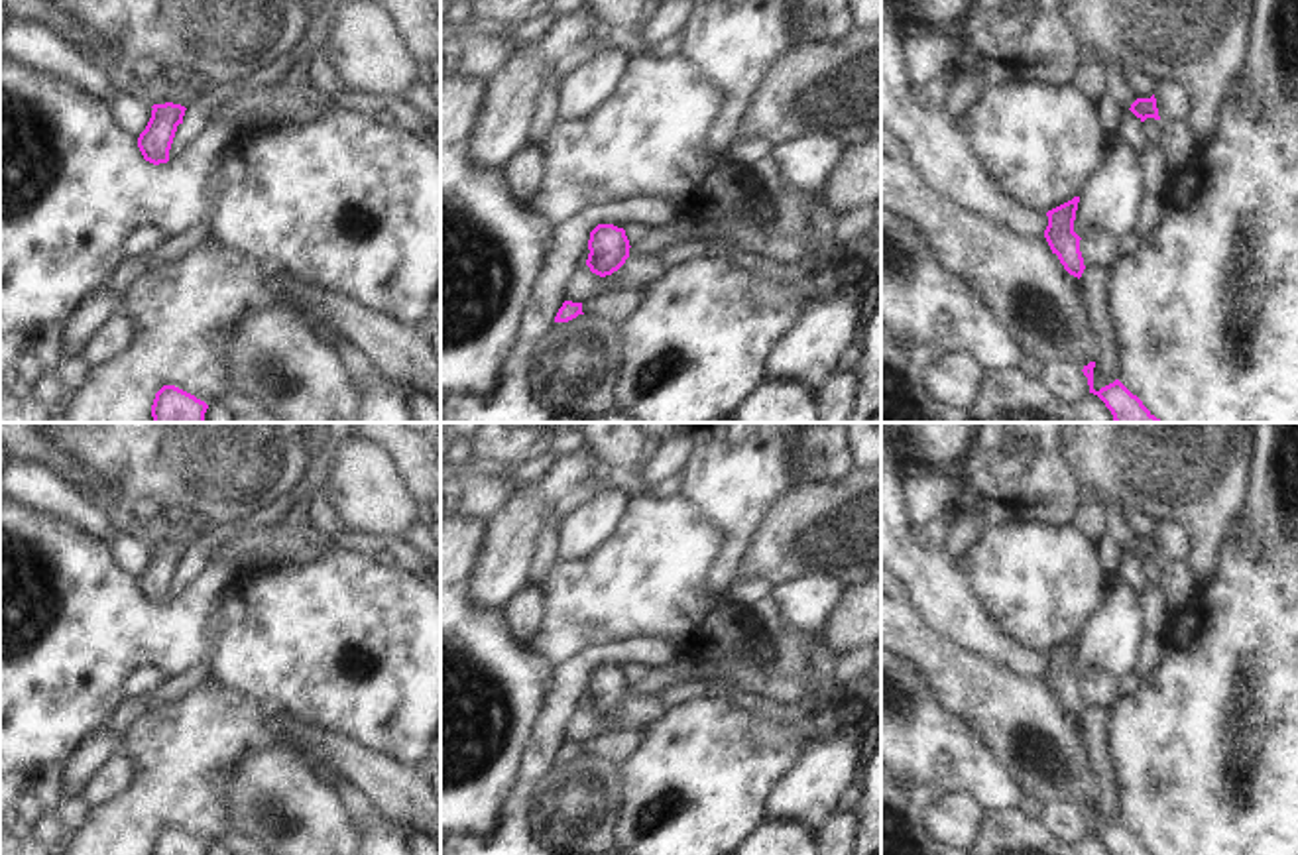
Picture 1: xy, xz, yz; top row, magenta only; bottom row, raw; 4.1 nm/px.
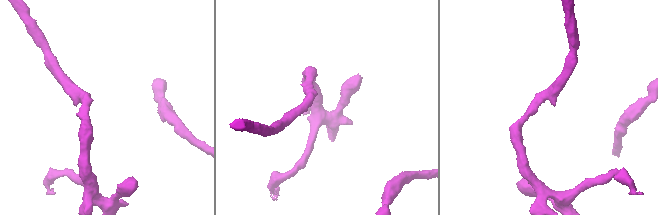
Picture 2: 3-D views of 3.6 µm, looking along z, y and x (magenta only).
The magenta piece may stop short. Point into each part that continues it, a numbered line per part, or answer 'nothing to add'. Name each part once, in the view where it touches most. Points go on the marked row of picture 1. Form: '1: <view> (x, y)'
nothing to add

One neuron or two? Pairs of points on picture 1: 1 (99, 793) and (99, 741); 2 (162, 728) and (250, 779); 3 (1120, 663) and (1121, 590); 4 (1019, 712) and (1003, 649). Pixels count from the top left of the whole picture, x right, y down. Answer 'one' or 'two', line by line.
1: two
2: two
3: one
4: two

